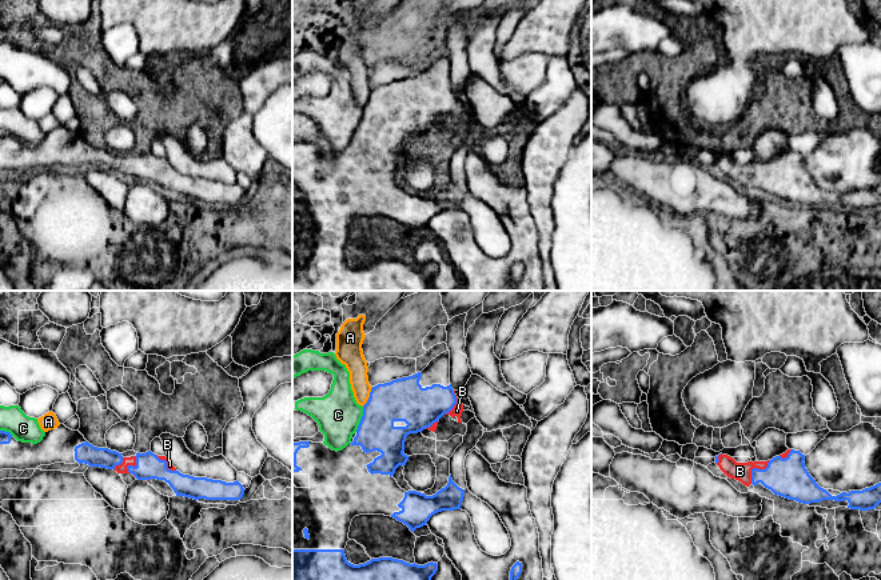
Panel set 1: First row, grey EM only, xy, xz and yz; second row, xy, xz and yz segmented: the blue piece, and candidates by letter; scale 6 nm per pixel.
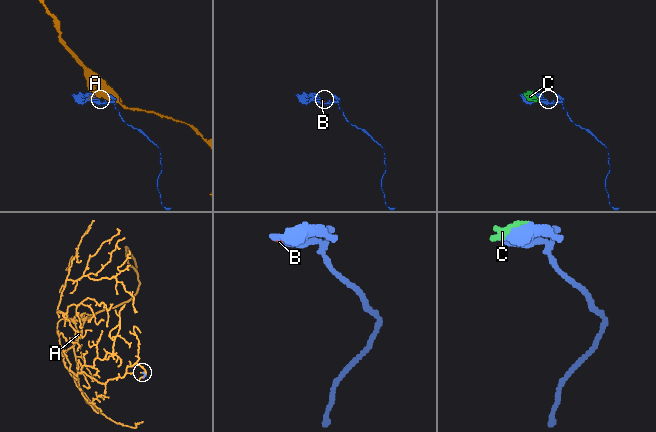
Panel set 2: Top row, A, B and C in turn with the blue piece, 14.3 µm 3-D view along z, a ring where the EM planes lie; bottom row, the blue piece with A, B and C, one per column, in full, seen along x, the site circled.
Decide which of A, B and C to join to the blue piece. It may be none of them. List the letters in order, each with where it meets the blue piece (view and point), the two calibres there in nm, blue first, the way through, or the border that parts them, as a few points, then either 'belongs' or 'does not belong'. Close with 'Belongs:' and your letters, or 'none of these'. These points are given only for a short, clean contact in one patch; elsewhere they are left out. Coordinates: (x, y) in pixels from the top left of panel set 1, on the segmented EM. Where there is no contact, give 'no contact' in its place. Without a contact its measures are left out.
A: contact xz (370, 396); calibres 260 and 130 nm; border xz (373, 387), (369, 399), (362, 406); does not belong
B: contact yz (754, 468); calibres 240 and 110 nm; belongs
C: contact xz (361, 419); calibres 240 and 280 nm; does not belong
Belongs: B

